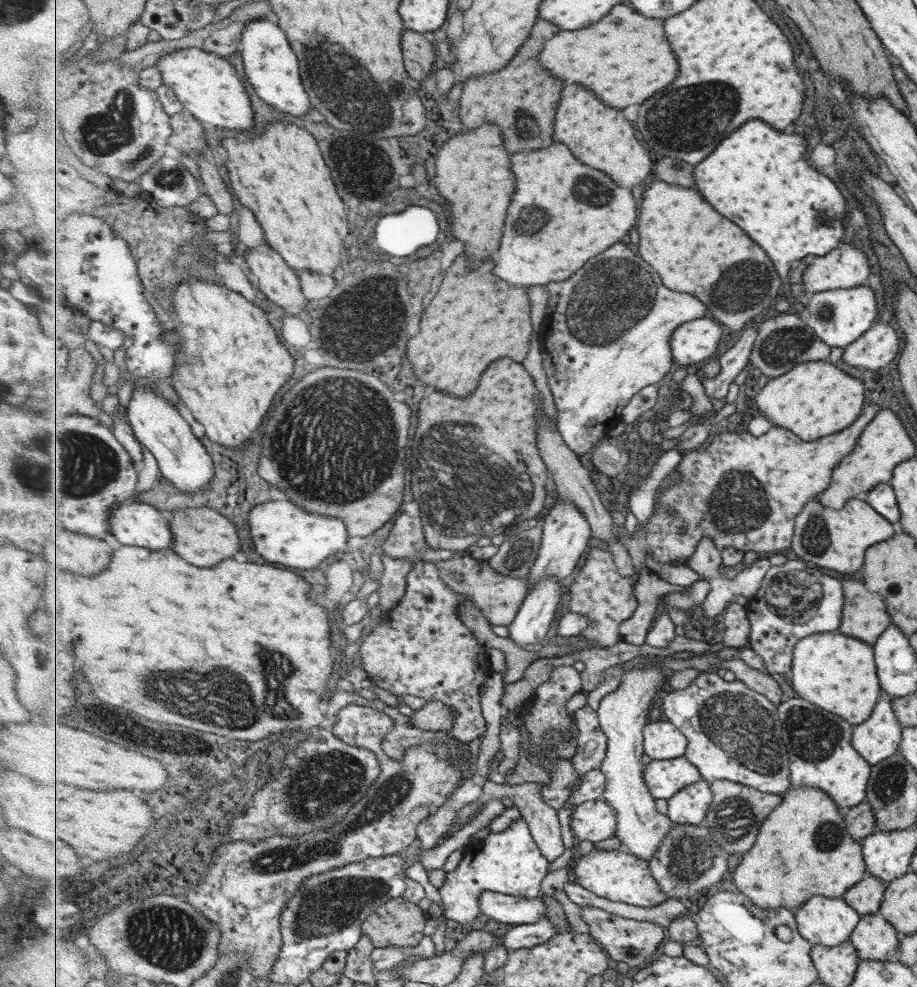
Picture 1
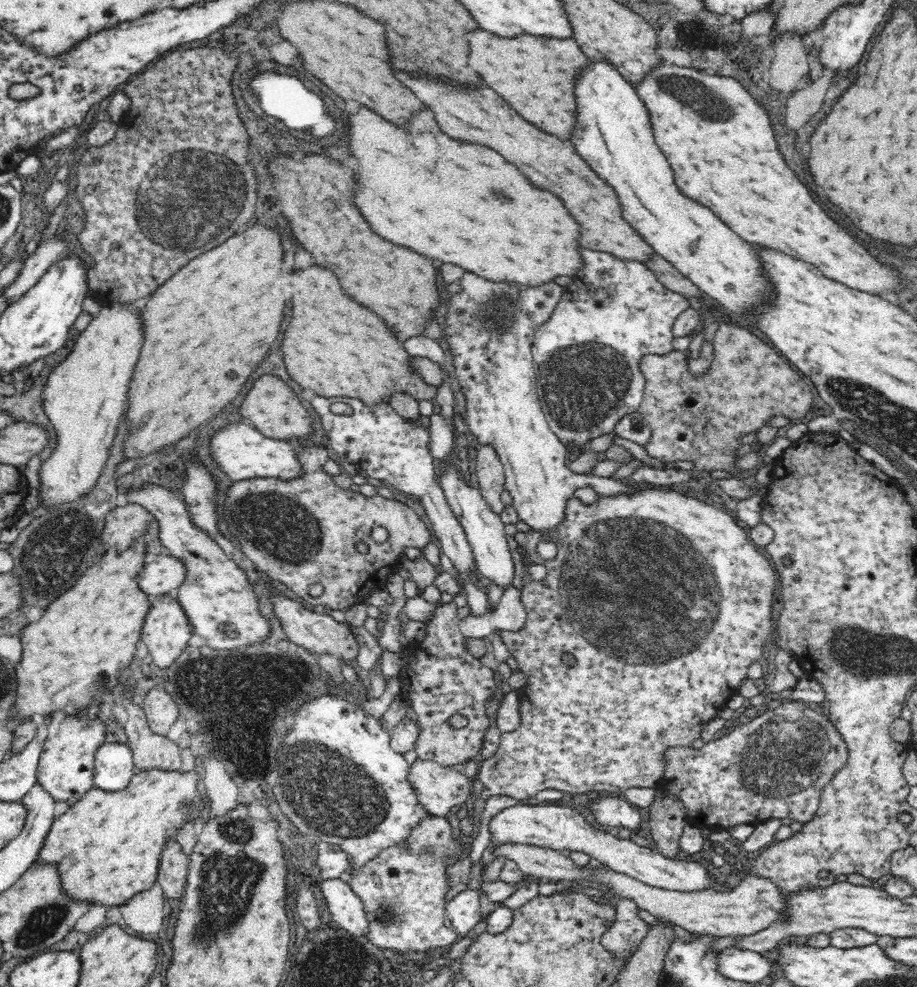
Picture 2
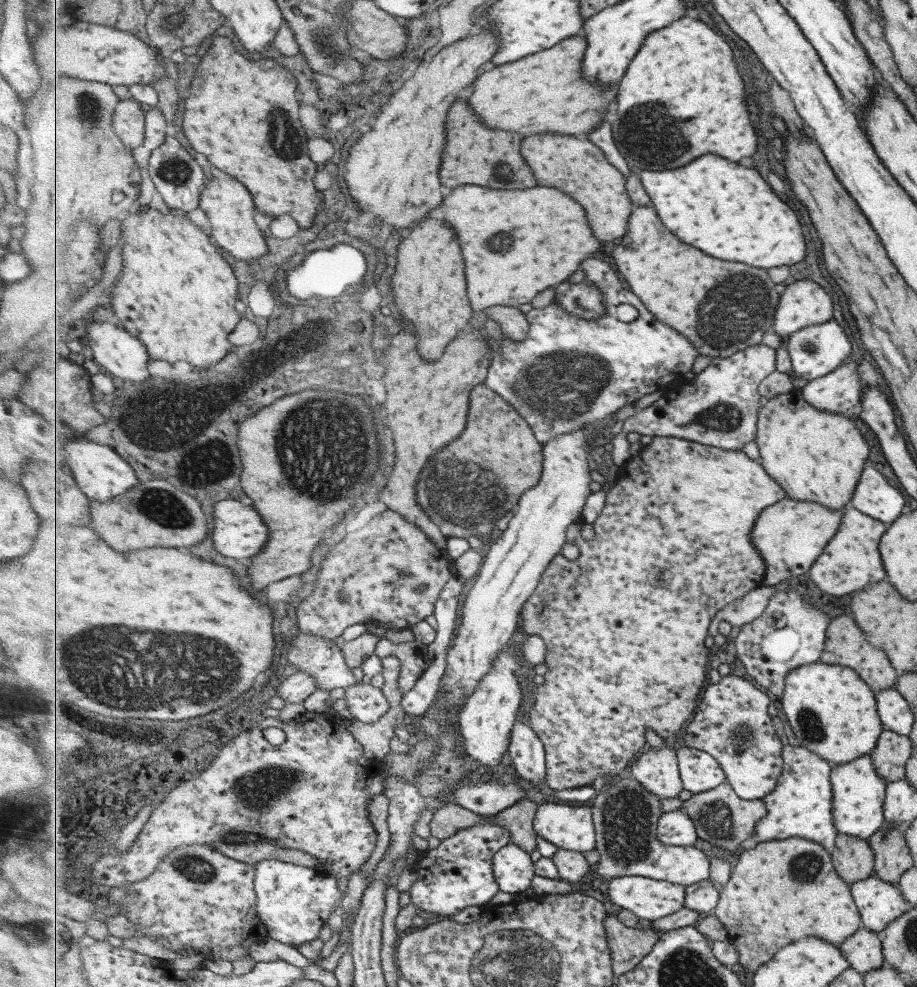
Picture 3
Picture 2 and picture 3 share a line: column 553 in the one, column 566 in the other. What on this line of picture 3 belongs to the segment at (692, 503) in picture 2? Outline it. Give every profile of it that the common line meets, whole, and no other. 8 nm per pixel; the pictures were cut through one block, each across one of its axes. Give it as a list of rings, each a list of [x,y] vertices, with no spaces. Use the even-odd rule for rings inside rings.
[[[654,437],[652,442],[645,446],[639,454],[633,456],[629,461],[627,461],[619,470],[619,473],[615,479],[615,482],[612,484],[602,511],[596,518],[596,520],[591,524],[593,526],[595,536],[591,540],[581,539],[581,526],[586,524],[582,516],[572,525],[568,530],[568,542],[575,544],[580,549],[580,555],[576,560],[569,560],[569,556],[558,555],[547,568],[547,571],[544,573],[544,576],[541,577],[540,583],[536,592],[532,595],[528,603],[525,604],[524,611],[522,612],[521,620],[521,629],[523,629],[529,635],[539,635],[545,641],[547,645],[547,657],[546,662],[549,666],[550,672],[544,677],[545,682],[539,687],[533,687],[533,692],[535,693],[535,700],[530,711],[530,720],[528,724],[537,731],[539,738],[545,743],[546,748],[546,760],[547,760],[547,785],[551,789],[555,790],[567,790],[581,788],[587,785],[593,784],[593,780],[597,776],[604,776],[606,783],[609,784],[614,782],[621,776],[624,776],[628,773],[629,768],[631,767],[632,762],[635,761],[635,756],[639,752],[639,748],[643,748],[647,744],[647,738],[645,738],[645,732],[647,728],[652,729],[660,737],[667,738],[667,736],[674,736],[683,728],[683,724],[693,716],[695,708],[697,708],[697,702],[699,702],[699,692],[703,690],[703,686],[706,686],[707,682],[707,658],[709,658],[709,648],[705,648],[705,640],[709,636],[709,626],[711,626],[711,620],[717,617],[717,613],[723,610],[725,606],[728,606],[731,602],[735,600],[740,600],[743,595],[747,595],[751,590],[760,588],[764,584],[766,579],[766,573],[768,565],[764,560],[764,557],[760,551],[756,548],[756,545],[752,541],[752,533],[756,527],[757,520],[761,516],[761,512],[777,504],[780,500],[787,498],[787,491],[781,484],[775,480],[767,470],[765,470],[764,465],[760,461],[750,457],[748,453],[745,453],[742,450],[738,451],[728,451],[722,448],[712,447],[707,444],[701,444],[693,440],[685,440],[685,438],[675,438],[675,437]]]

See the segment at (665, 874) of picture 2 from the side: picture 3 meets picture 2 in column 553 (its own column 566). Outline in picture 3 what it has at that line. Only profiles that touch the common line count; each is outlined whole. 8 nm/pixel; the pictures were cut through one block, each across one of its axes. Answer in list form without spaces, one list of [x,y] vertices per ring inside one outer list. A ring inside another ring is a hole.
[[[545,803],[538,809],[534,829],[558,848],[585,854],[597,848],[596,822],[592,808]]]

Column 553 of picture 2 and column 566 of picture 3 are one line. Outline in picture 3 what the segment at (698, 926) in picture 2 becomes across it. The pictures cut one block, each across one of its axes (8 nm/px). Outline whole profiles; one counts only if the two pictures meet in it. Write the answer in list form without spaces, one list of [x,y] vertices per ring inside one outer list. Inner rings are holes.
[[[560,848],[552,858],[553,862],[557,864],[560,879],[568,881],[571,884],[579,880],[586,880],[592,875],[593,865],[582,852]]]

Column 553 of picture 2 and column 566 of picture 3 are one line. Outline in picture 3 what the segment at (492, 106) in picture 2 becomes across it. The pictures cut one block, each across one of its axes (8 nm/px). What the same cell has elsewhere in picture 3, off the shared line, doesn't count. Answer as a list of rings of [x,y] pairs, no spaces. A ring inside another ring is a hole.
[[[535,134],[535,136],[527,136],[523,140],[523,152],[525,152],[525,158],[527,158],[529,165],[533,167],[533,173],[537,177],[537,185],[561,189],[578,200],[582,206],[585,206],[597,238],[601,238],[603,242],[609,242],[628,234],[629,220],[635,210],[633,199],[627,193],[628,180],[625,178],[625,173],[608,159],[603,149],[589,140],[587,136]]]

